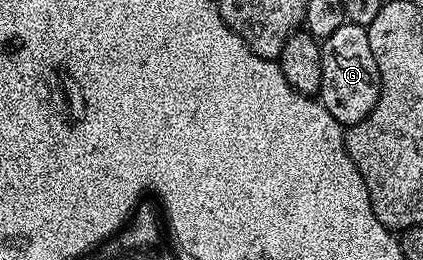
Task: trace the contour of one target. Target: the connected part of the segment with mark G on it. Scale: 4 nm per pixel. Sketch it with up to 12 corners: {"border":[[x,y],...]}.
{"border":[[346,21],[322,39],[321,88],[344,128],[379,99],[367,28]]}

